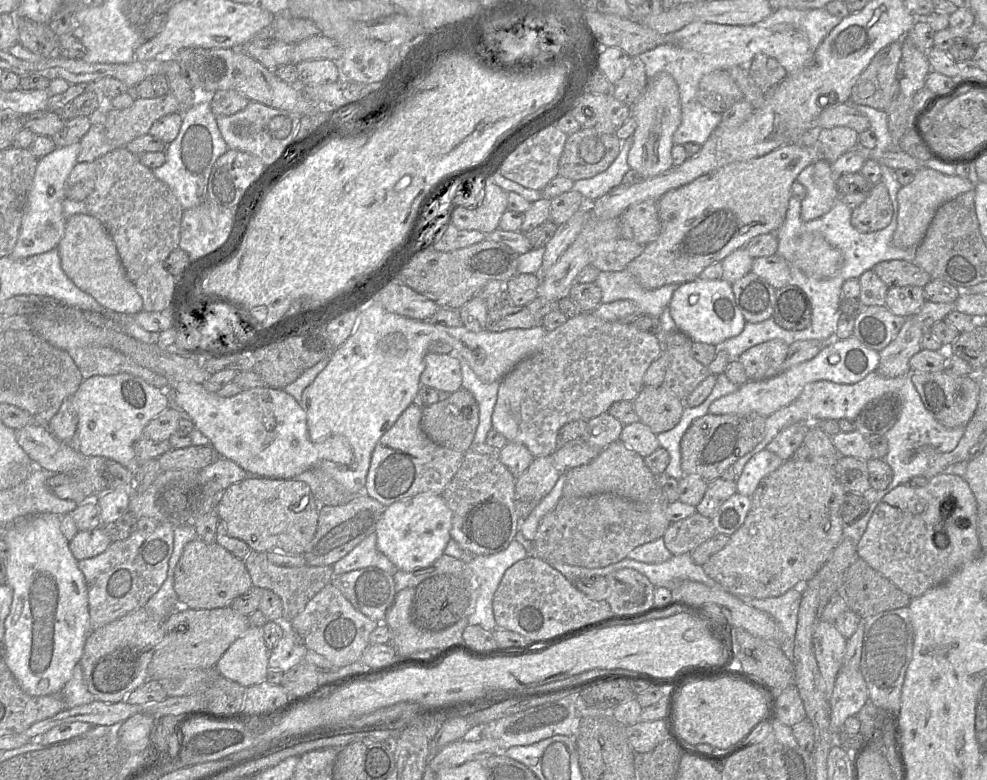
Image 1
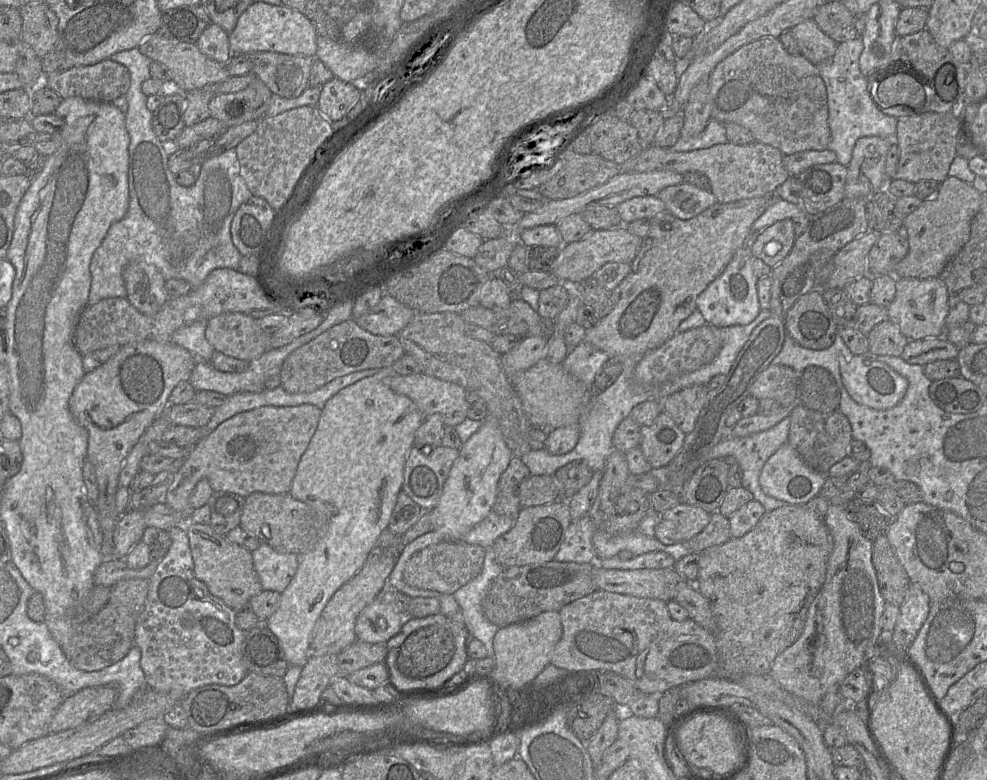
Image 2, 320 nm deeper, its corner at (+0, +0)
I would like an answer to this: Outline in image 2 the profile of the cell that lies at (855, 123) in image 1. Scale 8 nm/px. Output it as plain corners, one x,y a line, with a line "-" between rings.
765,37
758,39
740,47
722,60
709,75
709,95
711,99
711,117
722,124
733,122
747,128
756,141
779,149
783,155
790,155
796,152
808,150
824,150
828,148
831,141
831,132
828,121
829,112
827,91
817,66
802,55
793,56
789,54
778,38

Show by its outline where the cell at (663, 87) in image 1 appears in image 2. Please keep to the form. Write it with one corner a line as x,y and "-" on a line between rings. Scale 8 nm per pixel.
684,182
662,189
657,194
657,197
661,201
663,201
667,211
682,220
694,218
707,208
717,203
716,197
710,191
702,190
694,185
687,184

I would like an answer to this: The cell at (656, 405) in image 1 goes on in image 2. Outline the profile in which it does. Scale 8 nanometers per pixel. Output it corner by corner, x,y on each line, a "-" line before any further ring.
661,411
649,426
641,426
639,447
652,468
667,466
681,450
686,434

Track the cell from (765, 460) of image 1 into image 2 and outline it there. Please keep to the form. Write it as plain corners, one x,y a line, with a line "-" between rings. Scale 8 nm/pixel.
786,442
766,461
759,477
759,483
768,496
788,504
805,505
819,495
826,479
826,474
811,469
796,450

